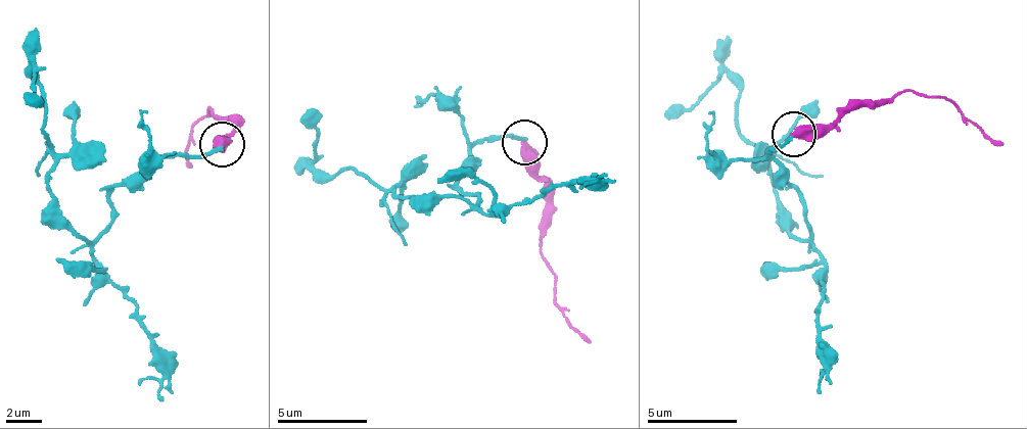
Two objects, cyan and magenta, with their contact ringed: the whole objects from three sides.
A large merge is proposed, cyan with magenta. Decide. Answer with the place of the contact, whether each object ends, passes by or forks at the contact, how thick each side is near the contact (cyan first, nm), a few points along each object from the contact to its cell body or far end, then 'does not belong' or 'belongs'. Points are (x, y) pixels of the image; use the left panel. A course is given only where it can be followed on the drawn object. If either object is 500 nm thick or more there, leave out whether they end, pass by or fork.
at (222, 144); 170 nm thick on the cyan side, 500 nm on the other; cyan runs (220, 145), (162, 156), (115, 185), (107, 227), (88, 240), (48, 184), (56, 152), (35, 68), (30, 104); magenta runs (220, 145), (235, 123), (206, 109), (187, 135), (192, 169); does not belong

